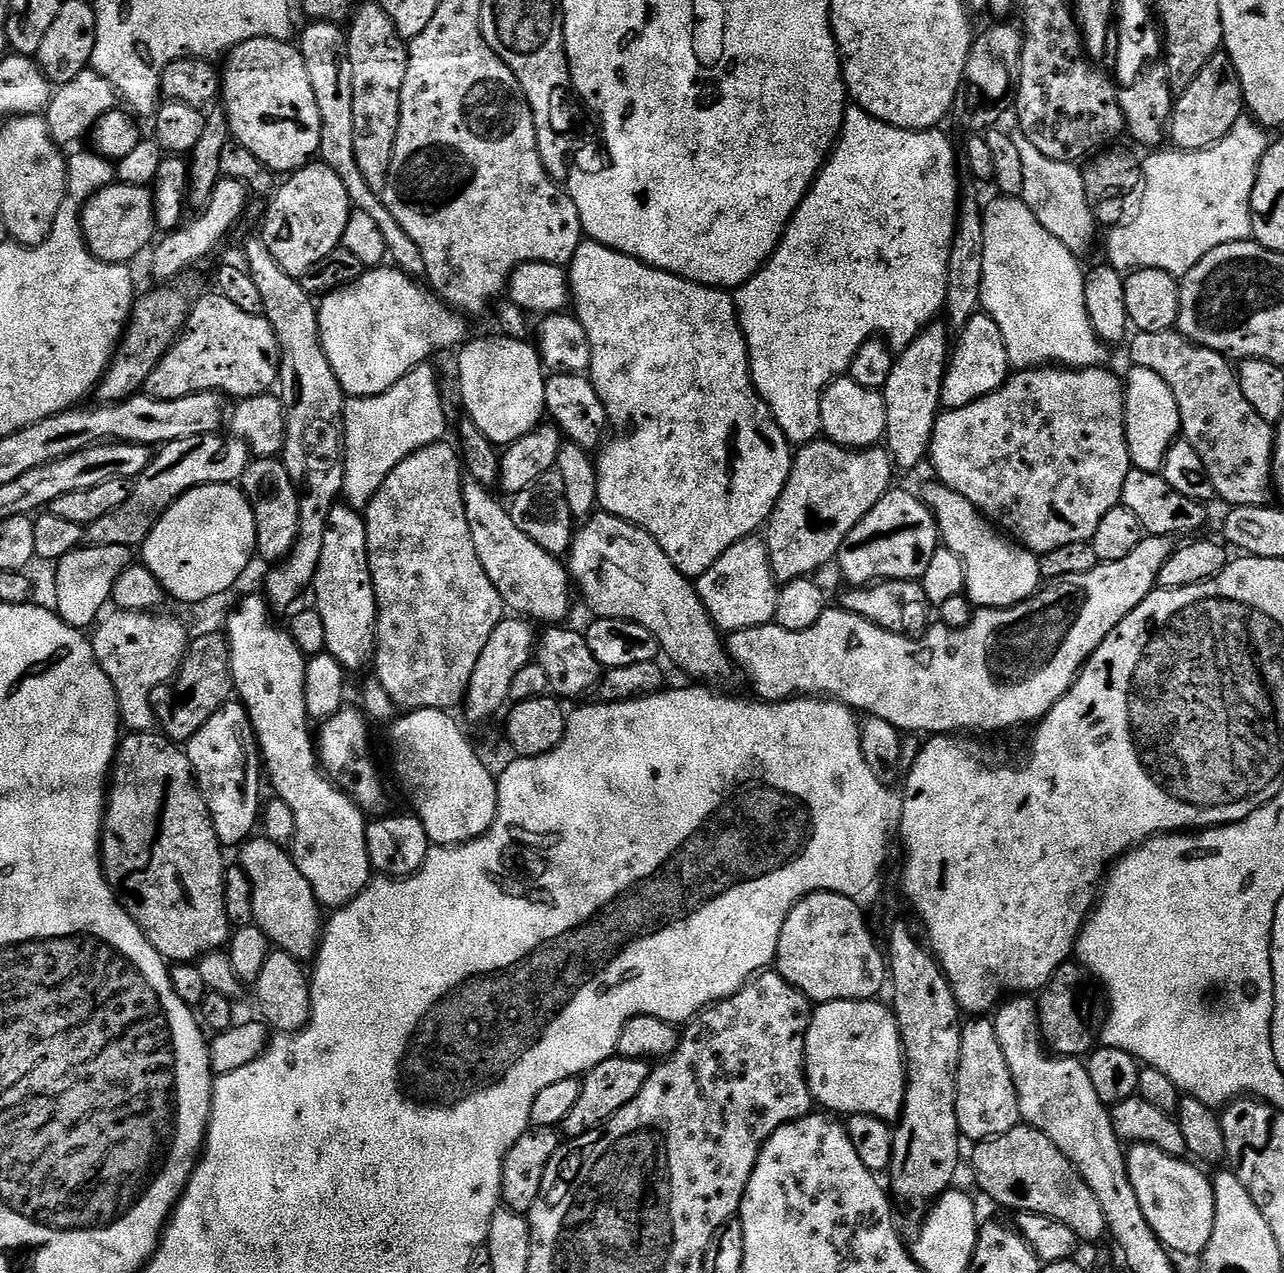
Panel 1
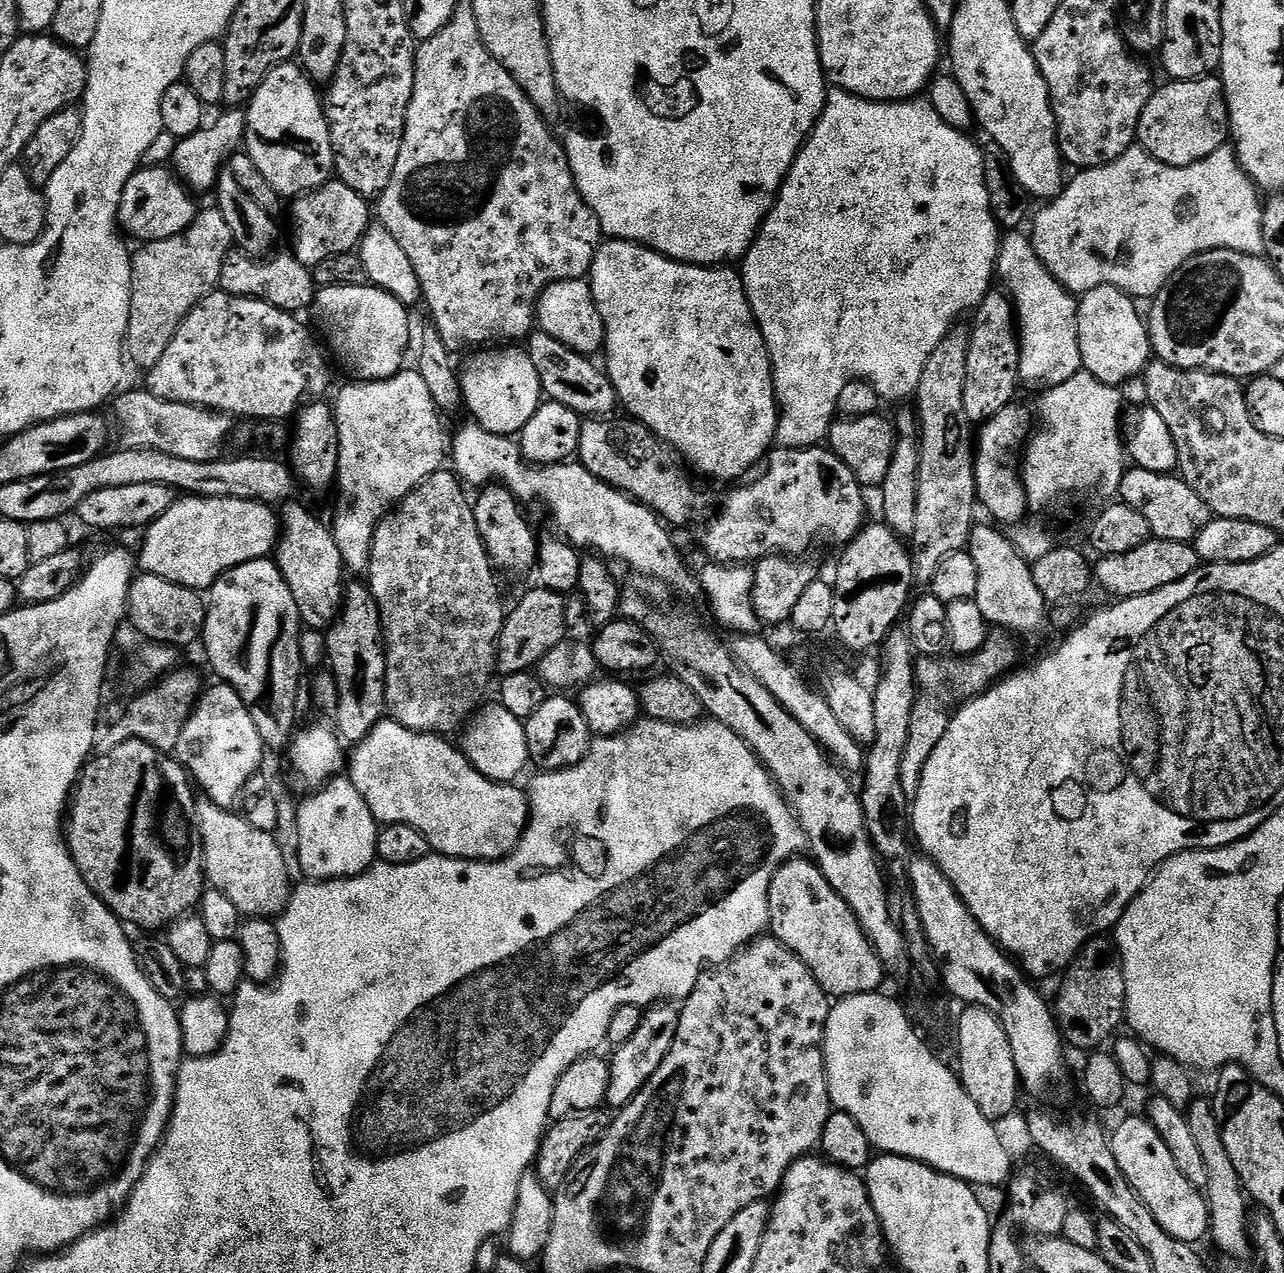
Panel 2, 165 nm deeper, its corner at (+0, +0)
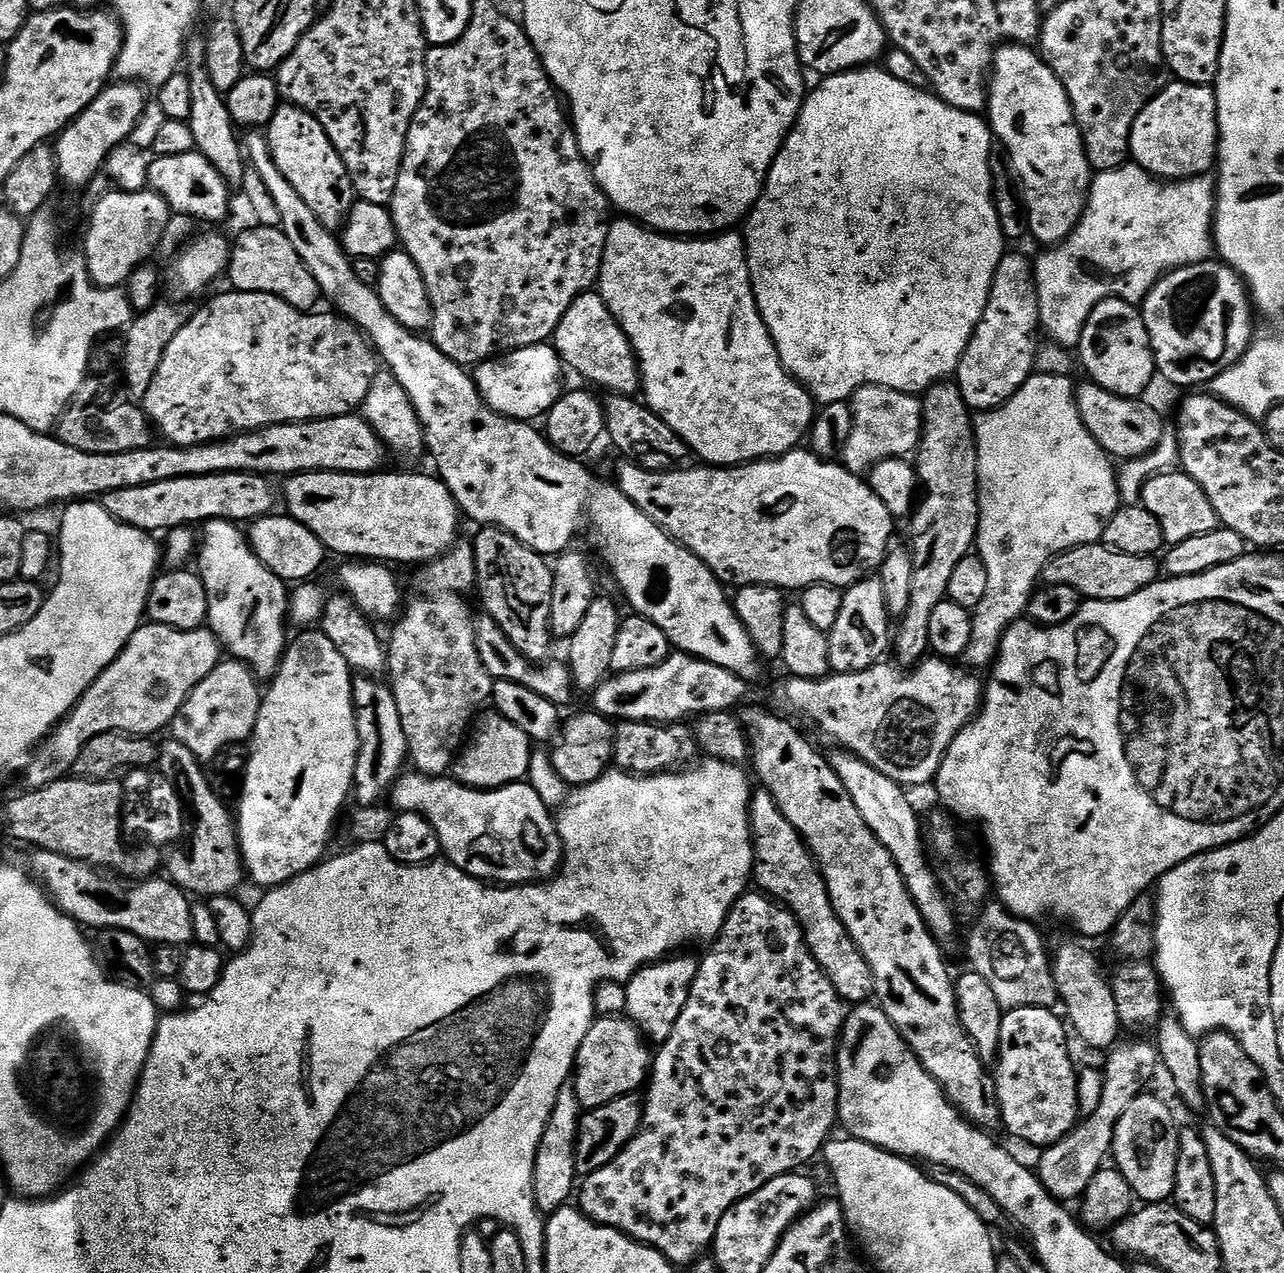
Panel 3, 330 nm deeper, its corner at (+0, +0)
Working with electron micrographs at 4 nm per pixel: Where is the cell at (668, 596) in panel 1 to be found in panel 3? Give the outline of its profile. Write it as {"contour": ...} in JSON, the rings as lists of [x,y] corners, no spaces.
{"contour":[[[747,708],[739,713],[739,717],[748,736],[748,746],[754,760],[756,756],[756,776],[764,783],[761,784],[763,791],[771,794],[774,802],[778,802],[778,810],[782,810],[786,822],[790,822],[790,826],[798,830],[804,845],[816,859],[816,865],[824,875],[830,902],[842,926],[846,926],[850,938],[858,946],[862,958],[866,958],[874,974],[874,996],[878,1007],[887,1014],[893,1026],[900,1029],[908,1049],[920,1059],[930,1078],[938,1082],[938,1086],[948,1095],[948,1101],[960,1111],[960,1115],[977,1128],[999,1129],[1002,1121],[993,1073],[984,1069],[987,1068],[985,1061],[976,1053],[975,1046],[962,1026],[960,1015],[956,1012],[954,976],[948,973],[948,964],[940,953],[941,945],[928,931],[894,858],[890,858],[890,850],[886,850],[886,846],[882,846],[882,842],[874,838],[870,826],[866,826],[862,814],[858,814],[854,798],[850,798],[846,786],[842,786],[838,774],[834,774],[834,770],[828,765],[828,756],[820,753],[791,724],[791,719],[783,715],[771,716],[760,708]]]}

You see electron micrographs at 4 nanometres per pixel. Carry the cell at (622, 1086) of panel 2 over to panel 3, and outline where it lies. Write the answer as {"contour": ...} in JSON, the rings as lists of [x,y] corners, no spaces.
{"contour":[[[676,954],[671,958],[657,960],[654,964],[645,964],[624,985],[627,1019],[636,1025],[645,1041],[656,1046],[664,1044],[670,1034],[674,1034],[674,1022],[678,1022],[682,1006],[686,1006],[688,992],[694,986],[694,978],[700,969],[695,959],[692,961],[684,955],[688,954]]]}

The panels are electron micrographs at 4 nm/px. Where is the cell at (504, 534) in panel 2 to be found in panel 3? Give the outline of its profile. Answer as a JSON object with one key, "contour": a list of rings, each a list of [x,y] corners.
{"contour":[[[484,526],[479,529],[476,540],[471,541],[472,553],[476,559],[476,586],[475,591],[480,592],[480,600],[484,603],[483,611],[510,638],[510,642],[521,652],[527,660],[544,662],[549,659],[548,651],[554,645],[552,627],[550,626],[550,602],[554,590],[552,577],[553,565],[545,557],[540,556],[530,546],[518,542],[514,534],[501,528]]]}

